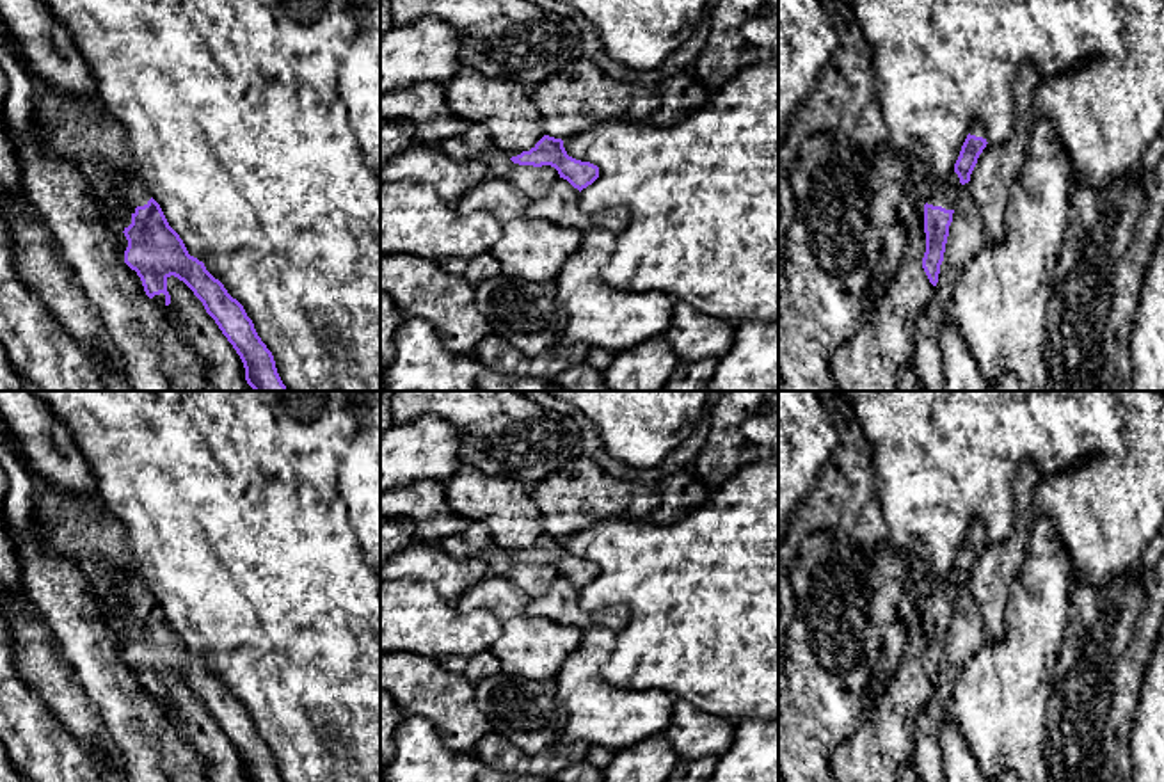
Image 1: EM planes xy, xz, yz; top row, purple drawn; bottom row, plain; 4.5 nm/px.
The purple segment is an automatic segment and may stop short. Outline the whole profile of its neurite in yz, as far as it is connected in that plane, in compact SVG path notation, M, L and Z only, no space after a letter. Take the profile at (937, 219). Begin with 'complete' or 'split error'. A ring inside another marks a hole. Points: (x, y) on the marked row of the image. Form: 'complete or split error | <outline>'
split error | M974 123L961 146L954 171L942 181L929 185L929 196L924 204L926 252L922 268L933 286L938 283L956 197L961 187L970 181L977 158L988 144L985 137L983 124Z

